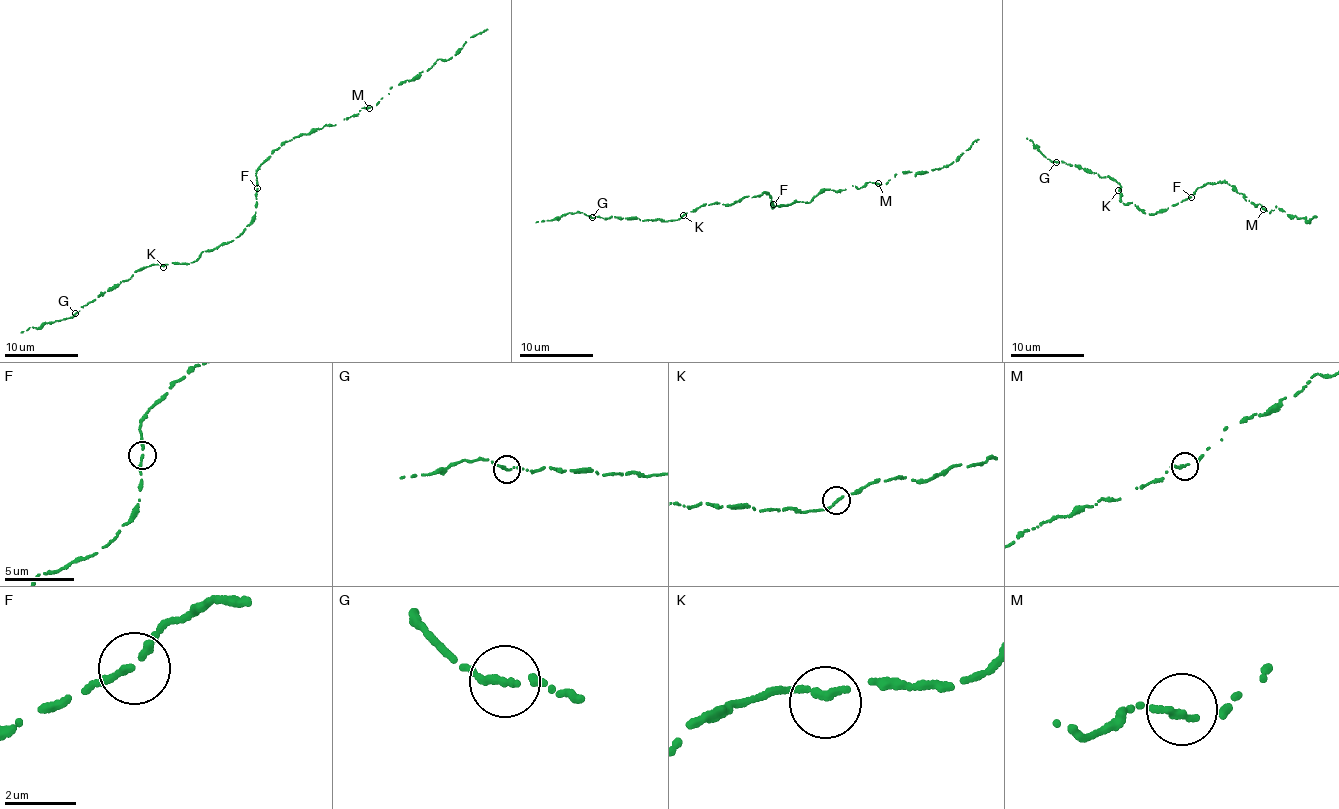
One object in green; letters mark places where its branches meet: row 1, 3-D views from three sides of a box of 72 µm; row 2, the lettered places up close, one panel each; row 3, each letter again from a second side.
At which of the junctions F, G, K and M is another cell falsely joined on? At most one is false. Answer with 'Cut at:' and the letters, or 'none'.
Cut at: none

